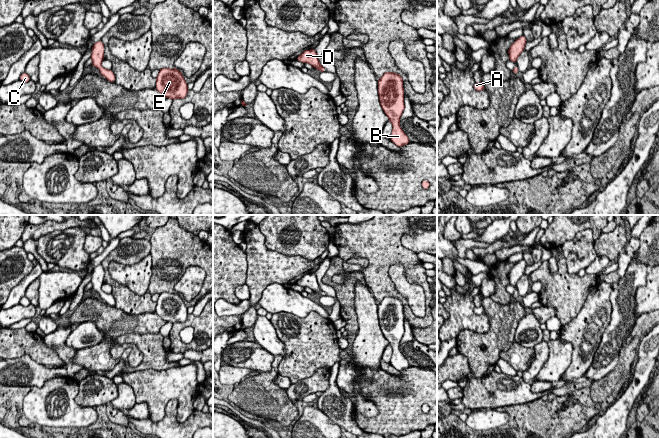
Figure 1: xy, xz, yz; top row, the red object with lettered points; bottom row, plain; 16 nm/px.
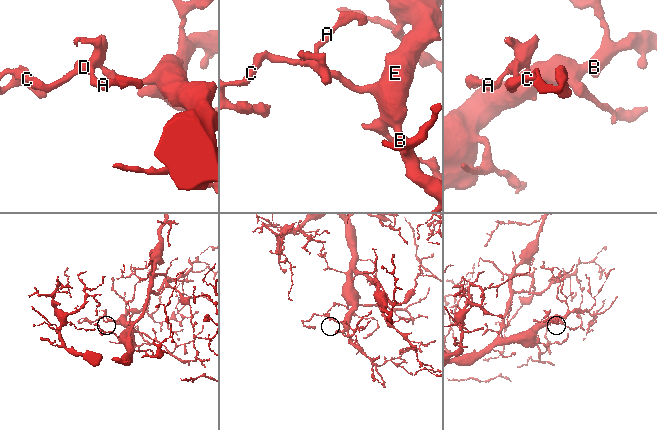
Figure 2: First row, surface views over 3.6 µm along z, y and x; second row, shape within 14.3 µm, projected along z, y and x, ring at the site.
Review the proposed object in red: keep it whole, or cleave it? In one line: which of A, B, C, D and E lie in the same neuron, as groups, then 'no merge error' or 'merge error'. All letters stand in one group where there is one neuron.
groups A B C D E; no merge error

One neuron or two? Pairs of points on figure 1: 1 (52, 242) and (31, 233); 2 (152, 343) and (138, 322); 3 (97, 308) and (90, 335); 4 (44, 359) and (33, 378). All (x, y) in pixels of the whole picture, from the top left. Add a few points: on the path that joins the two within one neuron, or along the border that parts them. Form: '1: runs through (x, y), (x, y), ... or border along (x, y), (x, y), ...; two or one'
1: border along (62, 229), (56, 229), (43, 234), (36, 240); two
2: border along (159, 332), (124, 333), (122, 335); two
3: border along (79, 323), (93, 322), (105, 338); two
4: border along (18, 357), (29, 355), (37, 362), (53, 367); two

